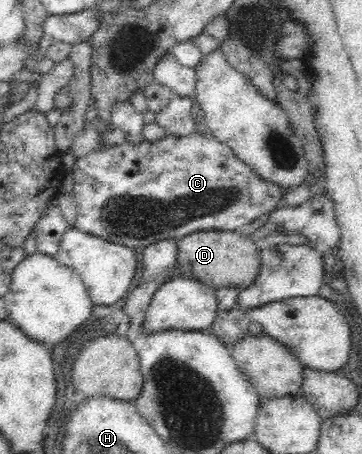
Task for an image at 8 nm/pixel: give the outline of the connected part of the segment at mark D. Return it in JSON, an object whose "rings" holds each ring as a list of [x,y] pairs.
{"rings":[[[196,230],[176,242],[177,270],[184,277],[192,277],[214,290],[234,288],[248,289],[260,273],[260,251],[252,238],[238,231]]]}

